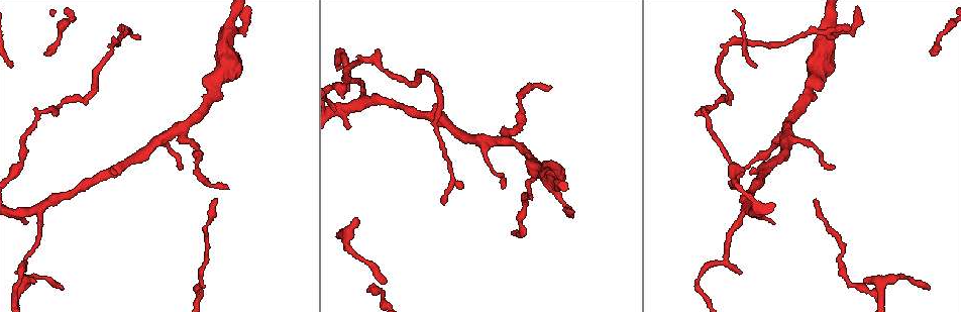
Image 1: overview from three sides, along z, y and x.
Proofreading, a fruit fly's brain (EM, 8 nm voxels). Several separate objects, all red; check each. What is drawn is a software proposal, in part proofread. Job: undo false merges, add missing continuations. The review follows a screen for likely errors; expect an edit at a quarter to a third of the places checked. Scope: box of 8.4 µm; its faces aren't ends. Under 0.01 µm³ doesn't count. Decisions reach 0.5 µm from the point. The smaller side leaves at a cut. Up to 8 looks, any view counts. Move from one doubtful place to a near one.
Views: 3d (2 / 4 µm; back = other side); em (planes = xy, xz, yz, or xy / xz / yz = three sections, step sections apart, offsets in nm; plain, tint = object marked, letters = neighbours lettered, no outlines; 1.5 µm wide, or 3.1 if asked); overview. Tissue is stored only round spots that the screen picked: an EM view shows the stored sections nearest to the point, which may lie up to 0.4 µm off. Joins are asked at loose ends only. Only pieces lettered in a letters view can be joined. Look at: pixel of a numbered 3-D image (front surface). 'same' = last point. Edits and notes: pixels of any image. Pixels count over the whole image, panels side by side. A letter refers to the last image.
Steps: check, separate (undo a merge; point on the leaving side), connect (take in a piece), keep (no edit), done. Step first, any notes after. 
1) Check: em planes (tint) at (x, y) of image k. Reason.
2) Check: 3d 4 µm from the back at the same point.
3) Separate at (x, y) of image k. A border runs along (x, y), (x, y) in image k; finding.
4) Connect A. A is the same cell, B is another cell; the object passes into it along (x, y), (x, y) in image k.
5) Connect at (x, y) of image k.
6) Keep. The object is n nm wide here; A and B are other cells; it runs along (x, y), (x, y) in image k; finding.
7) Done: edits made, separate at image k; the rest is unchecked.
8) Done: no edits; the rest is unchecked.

Check: em planes (plain) at (183, 127) of image 1. Three arms meet.

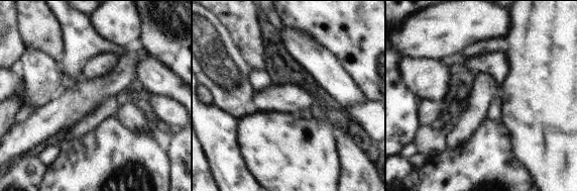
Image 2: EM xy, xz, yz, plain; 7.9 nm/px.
Check: em planes (letters) at the same point. What lies round it.

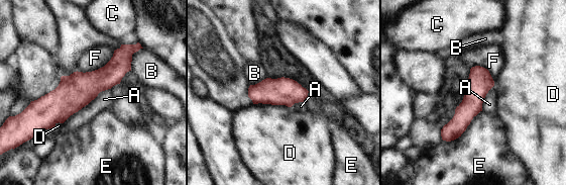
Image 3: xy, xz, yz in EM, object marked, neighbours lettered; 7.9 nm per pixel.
Keep. The object is 190 nm wide here; A, B, C, D, E and F are other cells; a border runs along (109, 88), (101, 91), (63, 122) in image 3; one neuron here.

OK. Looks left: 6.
Check: 3d 4 µm at (814, 199) of image 1. Long arm stops here.

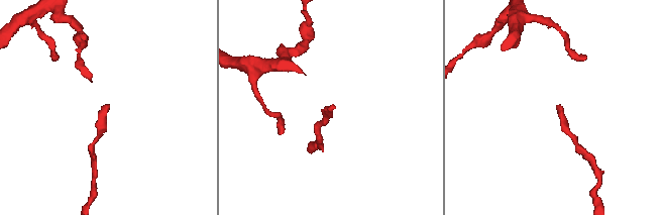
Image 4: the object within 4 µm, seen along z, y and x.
Check: em planes (letters) at (106, 104) of image 4. Now the EM.

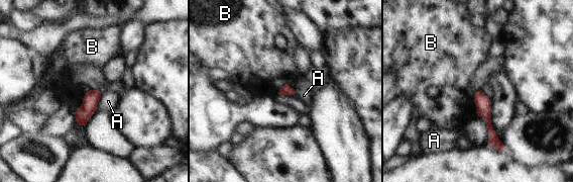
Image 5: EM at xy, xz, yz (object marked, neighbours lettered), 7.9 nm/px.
Keep. A and B are other cells; a border runs along (473, 100), (476, 111) in image 5; none of them fits.

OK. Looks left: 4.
Check: 3d 4 µm at (60, 287) of image 1. Free end.

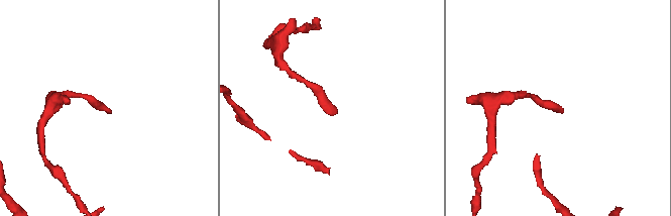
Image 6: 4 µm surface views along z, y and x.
Check: em xz step 8 (letters) at (332, 115) of image 6.

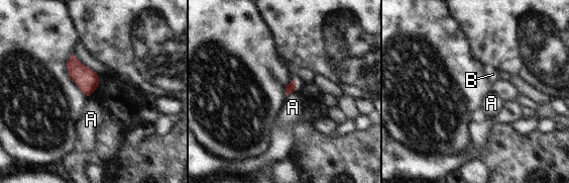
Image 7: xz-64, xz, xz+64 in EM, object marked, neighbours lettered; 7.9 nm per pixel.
Check: em planes (letters) at the same point. Cut it another way.

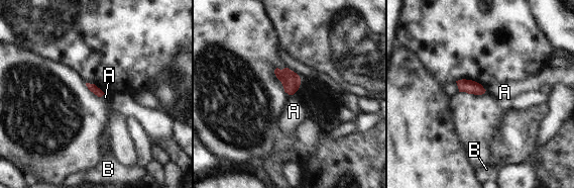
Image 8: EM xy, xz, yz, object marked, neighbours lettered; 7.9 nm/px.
Keep. A and B are other cells; a border runs along (294, 93), (290, 95) in image 8; no lettered piece goes on from it.

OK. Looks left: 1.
Done: no edits; the rest is unchecked.

